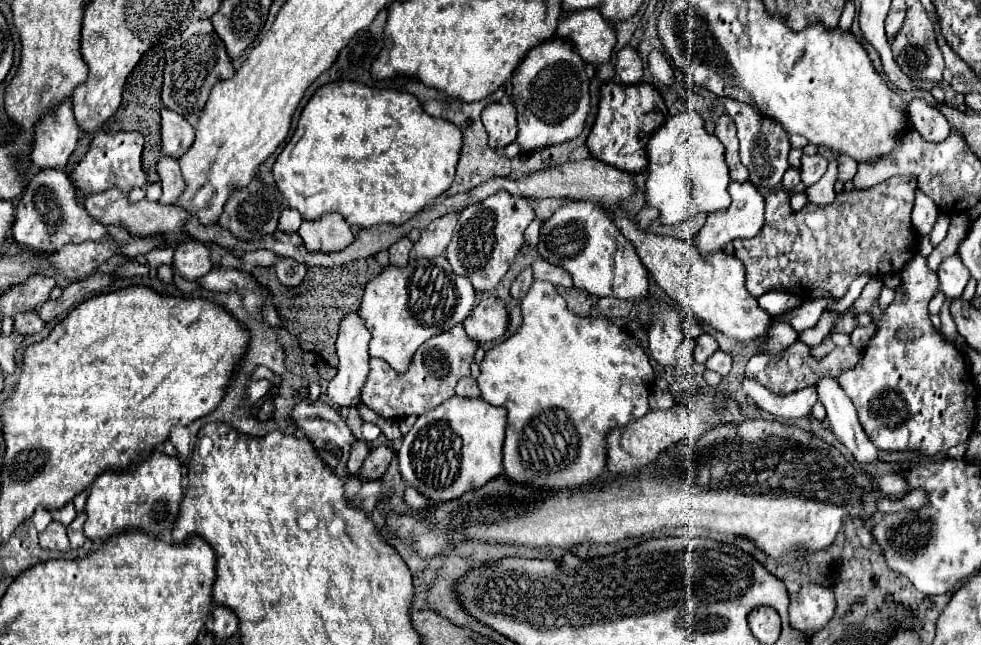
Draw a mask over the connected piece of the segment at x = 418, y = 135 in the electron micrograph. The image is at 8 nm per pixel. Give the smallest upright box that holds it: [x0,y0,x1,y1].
[274,80,462,228]

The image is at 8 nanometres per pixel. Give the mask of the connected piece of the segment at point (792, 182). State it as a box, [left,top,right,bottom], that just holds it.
[782,168,800,192]

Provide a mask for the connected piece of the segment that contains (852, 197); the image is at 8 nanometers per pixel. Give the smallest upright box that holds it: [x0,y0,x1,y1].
[734,176,918,300]

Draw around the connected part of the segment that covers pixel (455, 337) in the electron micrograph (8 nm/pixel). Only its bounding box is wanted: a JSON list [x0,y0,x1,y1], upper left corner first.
[362,324,480,420]

